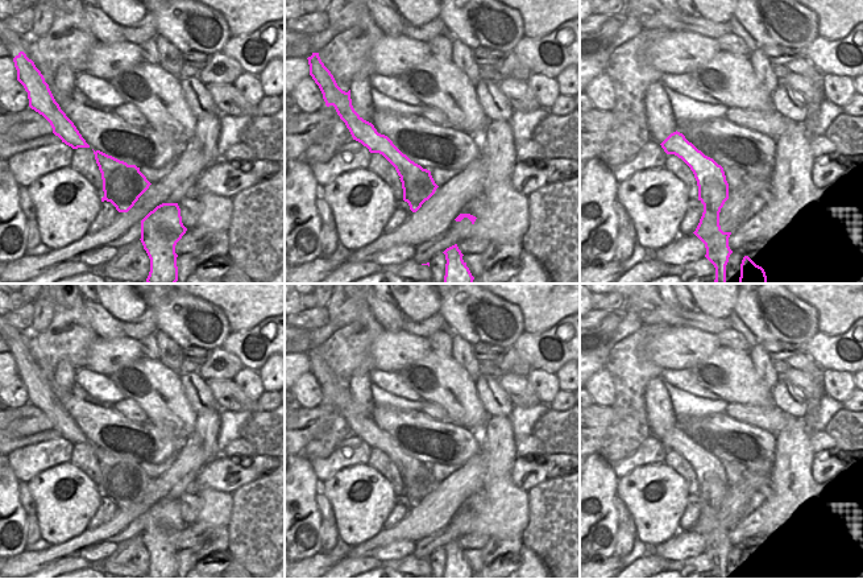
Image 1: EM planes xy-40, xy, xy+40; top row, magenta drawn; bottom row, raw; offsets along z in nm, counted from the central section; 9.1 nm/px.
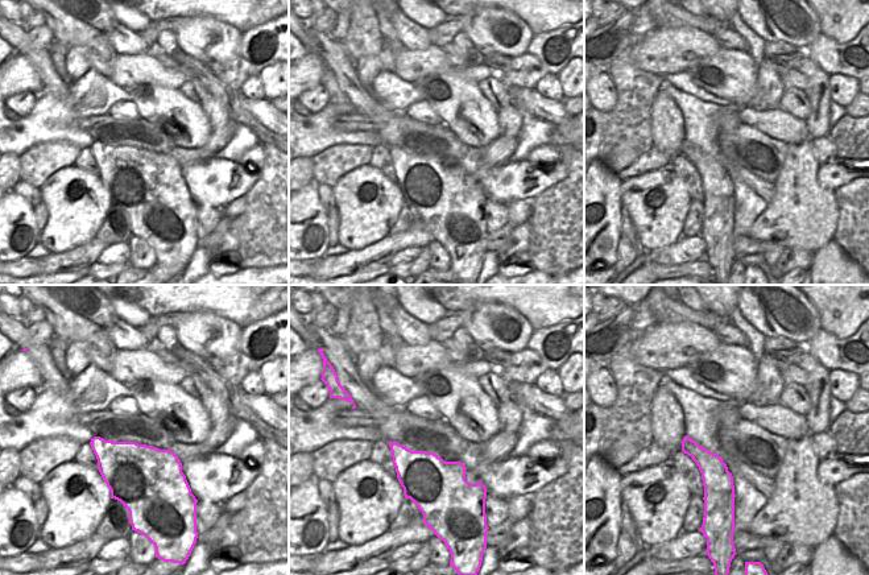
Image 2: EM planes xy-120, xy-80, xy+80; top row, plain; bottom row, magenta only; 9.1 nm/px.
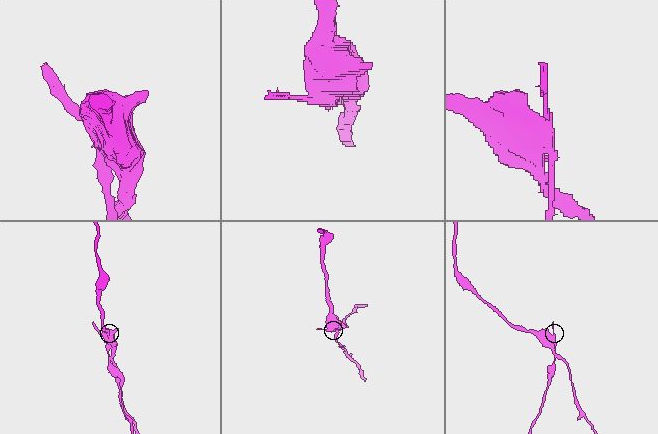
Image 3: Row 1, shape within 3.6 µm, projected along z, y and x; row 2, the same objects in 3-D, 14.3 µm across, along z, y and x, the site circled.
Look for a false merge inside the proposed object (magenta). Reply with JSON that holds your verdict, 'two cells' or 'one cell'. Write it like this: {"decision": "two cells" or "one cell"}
{"decision": "two cells"}

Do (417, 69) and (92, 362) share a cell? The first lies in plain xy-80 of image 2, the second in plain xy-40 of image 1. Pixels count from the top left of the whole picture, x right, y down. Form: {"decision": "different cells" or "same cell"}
{"decision": "same cell"}

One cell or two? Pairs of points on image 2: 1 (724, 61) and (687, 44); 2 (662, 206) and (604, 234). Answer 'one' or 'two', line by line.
1: two
2: two

